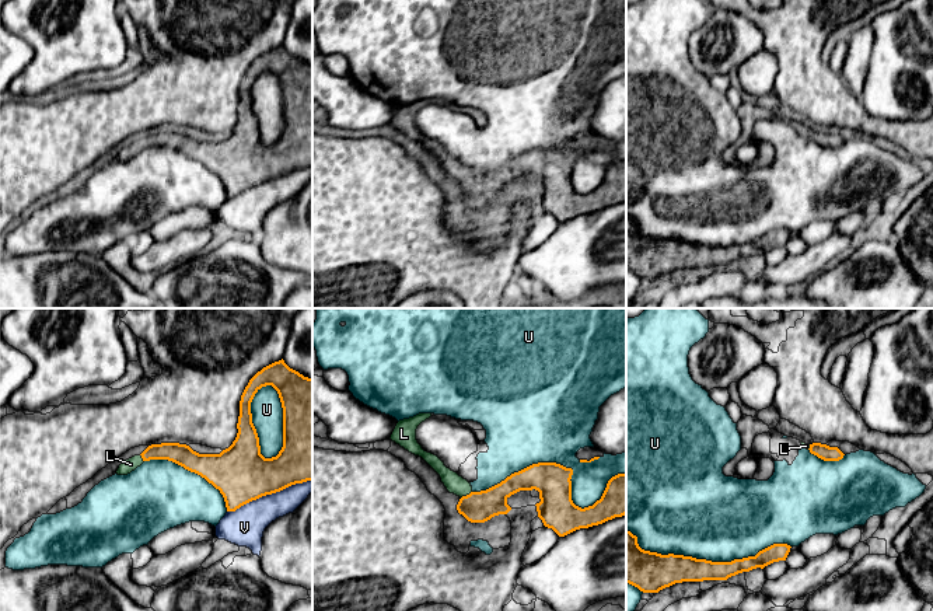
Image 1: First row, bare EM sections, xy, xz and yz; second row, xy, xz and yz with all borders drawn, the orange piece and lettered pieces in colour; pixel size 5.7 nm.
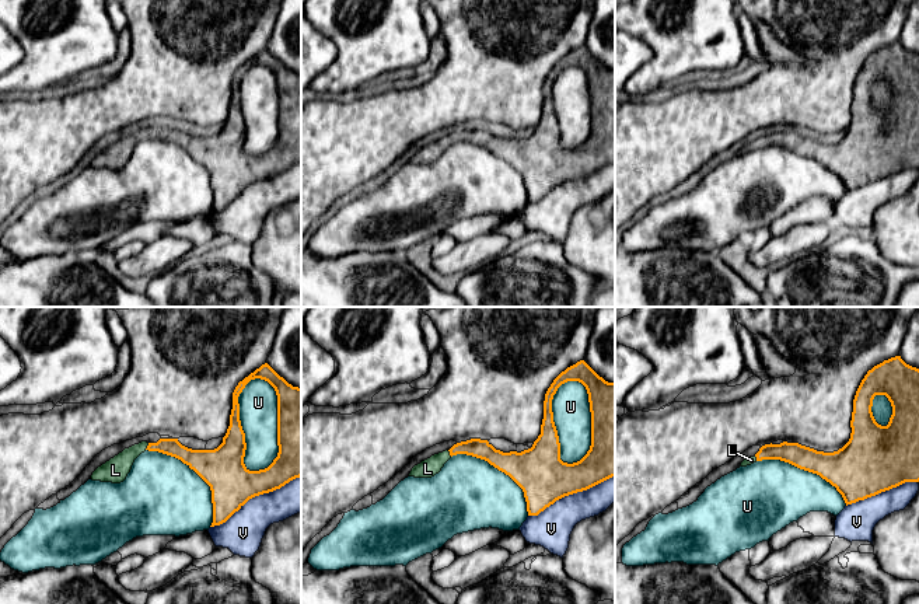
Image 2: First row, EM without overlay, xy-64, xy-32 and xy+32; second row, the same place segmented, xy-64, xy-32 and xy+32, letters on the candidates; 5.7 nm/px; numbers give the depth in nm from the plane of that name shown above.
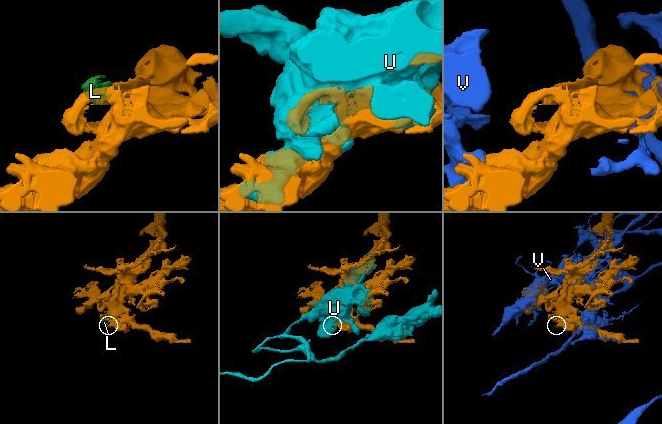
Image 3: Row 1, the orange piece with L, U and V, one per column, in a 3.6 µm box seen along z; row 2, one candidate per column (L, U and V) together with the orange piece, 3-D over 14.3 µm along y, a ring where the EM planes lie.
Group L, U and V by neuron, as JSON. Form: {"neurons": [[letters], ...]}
{"neurons": [["L"], ["U"], ["V"]]}

